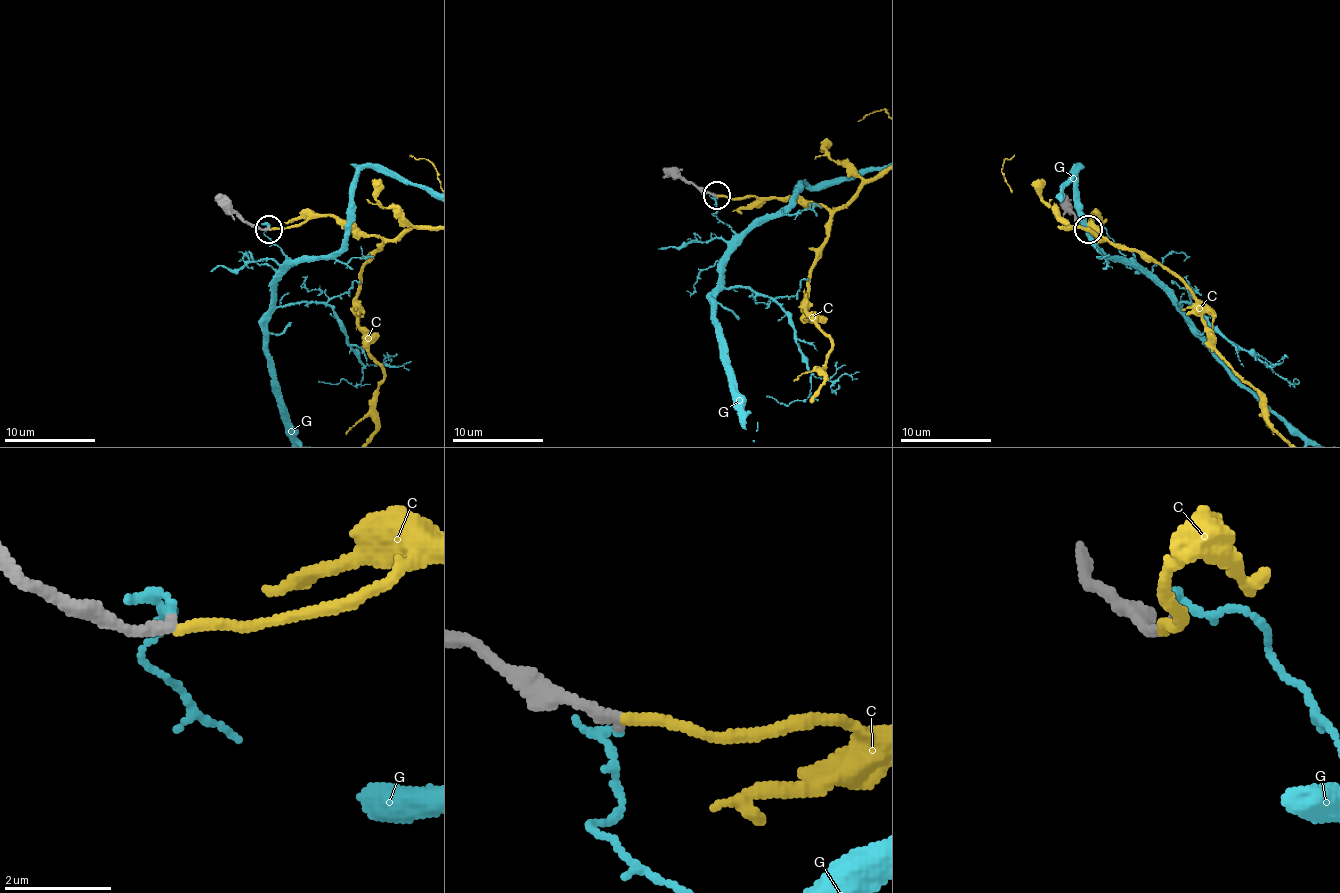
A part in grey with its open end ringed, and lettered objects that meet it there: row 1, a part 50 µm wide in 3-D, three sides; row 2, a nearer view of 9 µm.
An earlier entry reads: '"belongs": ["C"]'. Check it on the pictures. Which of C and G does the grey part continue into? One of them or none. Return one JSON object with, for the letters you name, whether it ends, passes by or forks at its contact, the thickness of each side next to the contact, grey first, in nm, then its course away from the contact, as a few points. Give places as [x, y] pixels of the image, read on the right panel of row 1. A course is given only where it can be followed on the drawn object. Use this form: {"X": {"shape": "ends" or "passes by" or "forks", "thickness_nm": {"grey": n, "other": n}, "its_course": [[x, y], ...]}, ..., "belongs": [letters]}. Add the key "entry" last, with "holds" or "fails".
{"C": {"shape": "ends", "thickness_nm": {"grey": 200, "other": 220}}, "belongs": ["C"], "entry": "holds"}

